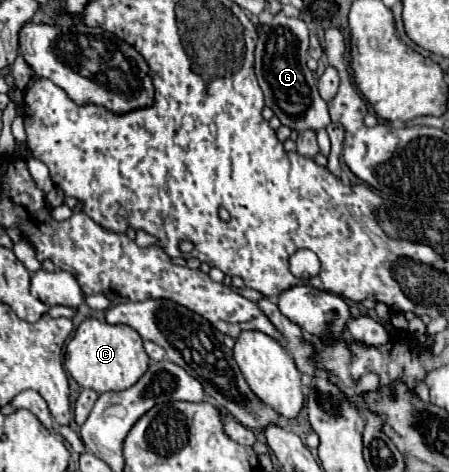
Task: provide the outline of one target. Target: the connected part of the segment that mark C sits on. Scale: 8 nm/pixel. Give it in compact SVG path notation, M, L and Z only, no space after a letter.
M96 318L84 320L74 338L66 346L66 360L64 368L70 372L70 376L82 386L102 392L120 392L136 384L140 376L148 370L150 358L142 346L142 338L134 328L128 328L126 324L108 324L100 322Z

